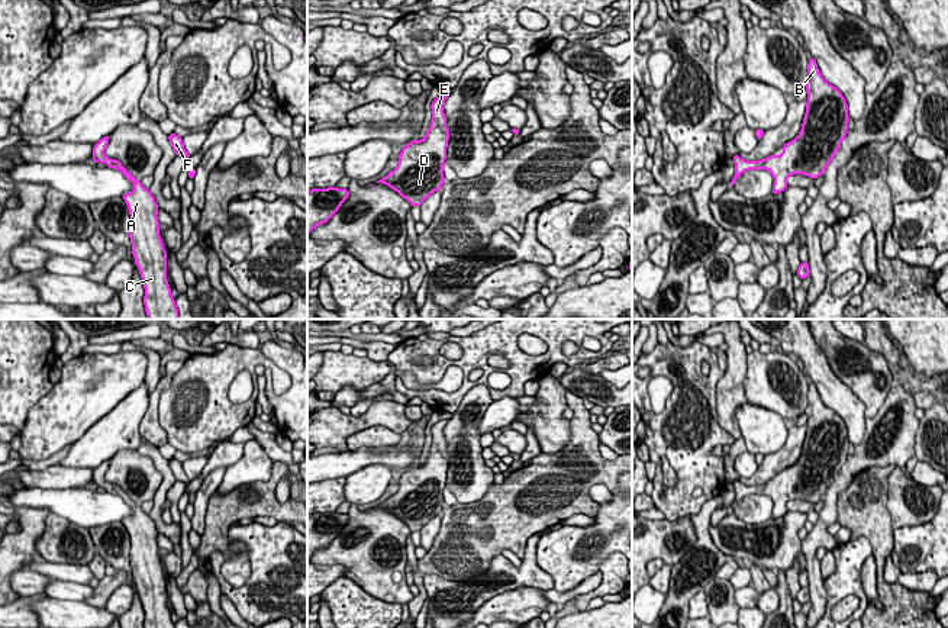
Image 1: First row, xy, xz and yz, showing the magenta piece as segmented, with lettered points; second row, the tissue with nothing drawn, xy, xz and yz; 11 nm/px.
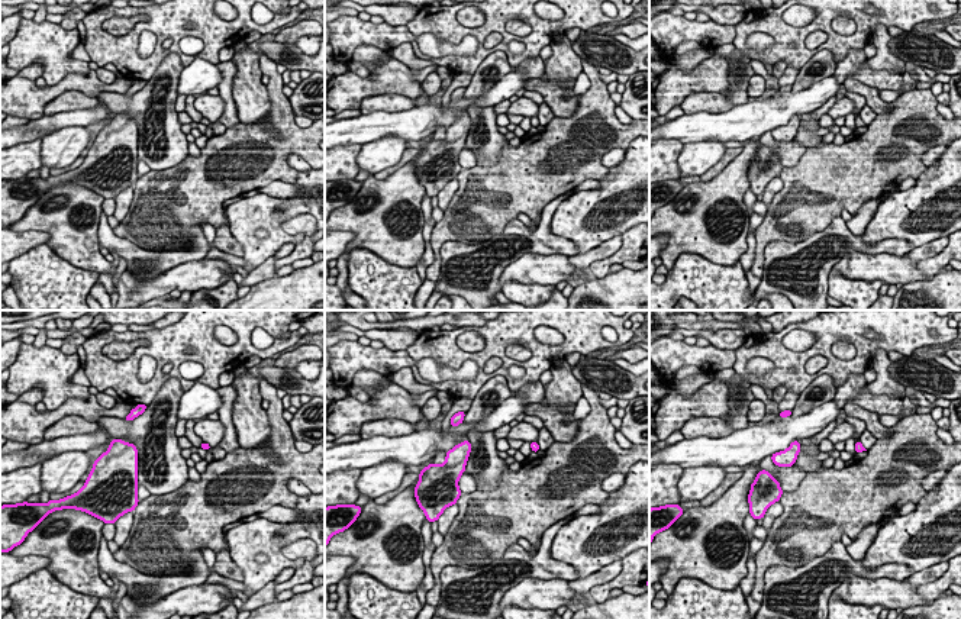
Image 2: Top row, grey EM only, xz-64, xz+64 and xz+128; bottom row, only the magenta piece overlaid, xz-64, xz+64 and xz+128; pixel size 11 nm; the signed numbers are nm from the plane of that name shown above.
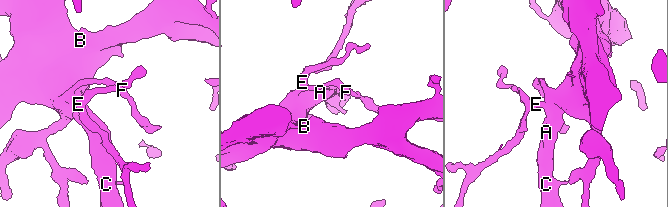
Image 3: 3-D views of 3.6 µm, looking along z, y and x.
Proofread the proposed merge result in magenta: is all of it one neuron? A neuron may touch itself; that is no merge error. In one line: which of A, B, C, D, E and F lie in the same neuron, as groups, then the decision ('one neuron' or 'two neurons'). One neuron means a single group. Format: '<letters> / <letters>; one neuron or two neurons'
A B C D E F; one neuron

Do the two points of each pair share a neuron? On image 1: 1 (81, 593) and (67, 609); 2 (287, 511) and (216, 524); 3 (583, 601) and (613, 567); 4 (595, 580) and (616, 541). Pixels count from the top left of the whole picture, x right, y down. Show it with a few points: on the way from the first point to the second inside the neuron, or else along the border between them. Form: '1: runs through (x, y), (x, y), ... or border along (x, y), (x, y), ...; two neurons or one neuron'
1: border along (47, 595), (55, 599), (81, 601); two neurons
2: runs through (270, 506), (234, 506); one neuron
3: runs through (593, 593), (612, 577); one neuron
4: border along (599, 570), (570, 589); two neurons

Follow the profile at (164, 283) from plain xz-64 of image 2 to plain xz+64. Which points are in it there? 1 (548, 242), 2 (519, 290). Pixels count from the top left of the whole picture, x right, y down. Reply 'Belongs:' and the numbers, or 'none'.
Belongs: none

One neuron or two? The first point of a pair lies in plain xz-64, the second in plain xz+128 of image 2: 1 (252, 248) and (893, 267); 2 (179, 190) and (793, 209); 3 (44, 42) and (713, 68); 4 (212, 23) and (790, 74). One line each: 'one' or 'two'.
1: two
2: one
3: two
4: two

